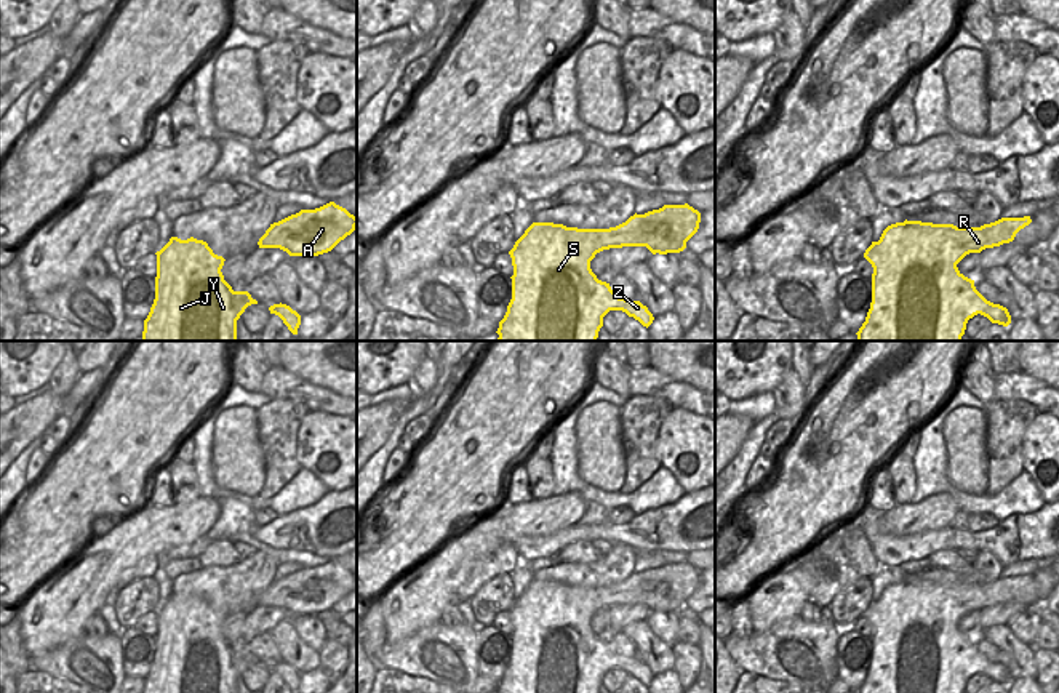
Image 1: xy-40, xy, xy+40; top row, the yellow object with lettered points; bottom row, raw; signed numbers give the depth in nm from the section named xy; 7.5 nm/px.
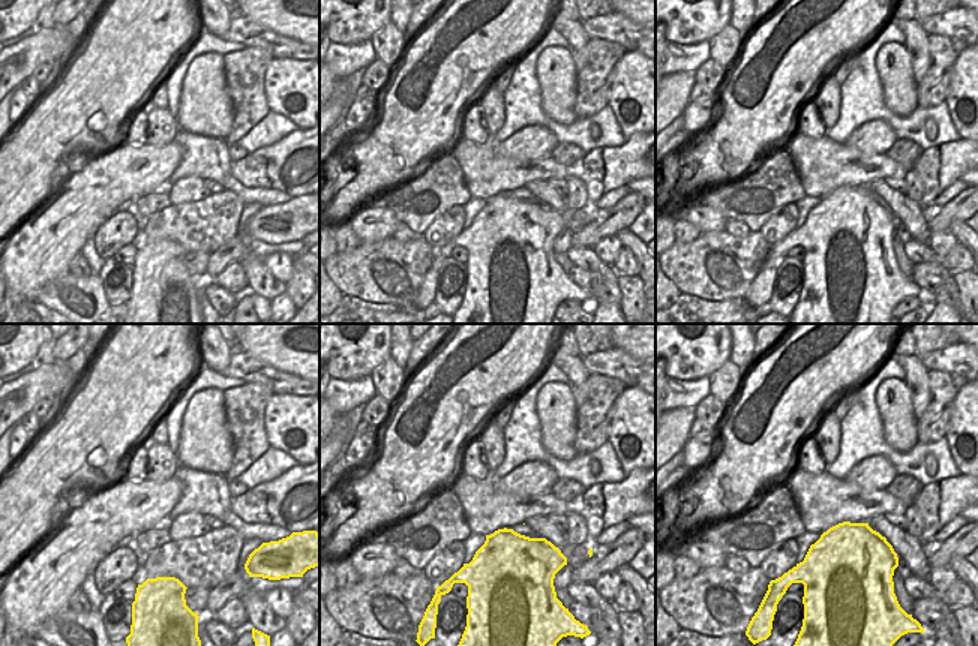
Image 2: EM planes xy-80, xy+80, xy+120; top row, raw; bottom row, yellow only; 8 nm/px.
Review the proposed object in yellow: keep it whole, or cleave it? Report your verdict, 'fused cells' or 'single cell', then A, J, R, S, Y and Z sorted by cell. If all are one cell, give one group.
single cell; groups A J R S Y Z

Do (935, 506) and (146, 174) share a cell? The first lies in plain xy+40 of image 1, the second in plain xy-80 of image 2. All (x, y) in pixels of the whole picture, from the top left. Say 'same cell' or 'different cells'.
same cell

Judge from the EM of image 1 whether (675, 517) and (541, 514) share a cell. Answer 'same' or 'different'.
different

